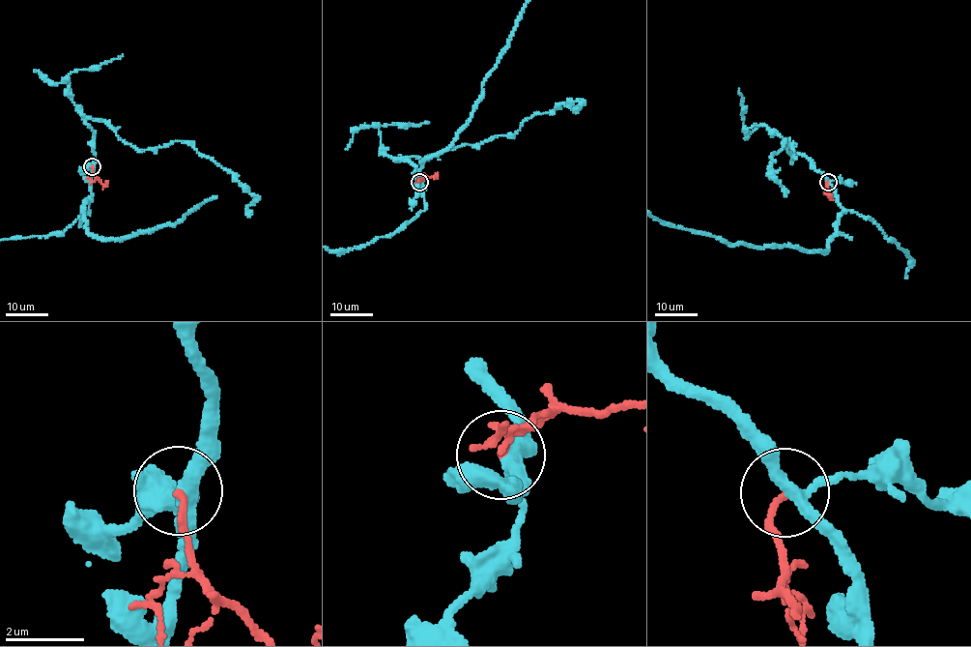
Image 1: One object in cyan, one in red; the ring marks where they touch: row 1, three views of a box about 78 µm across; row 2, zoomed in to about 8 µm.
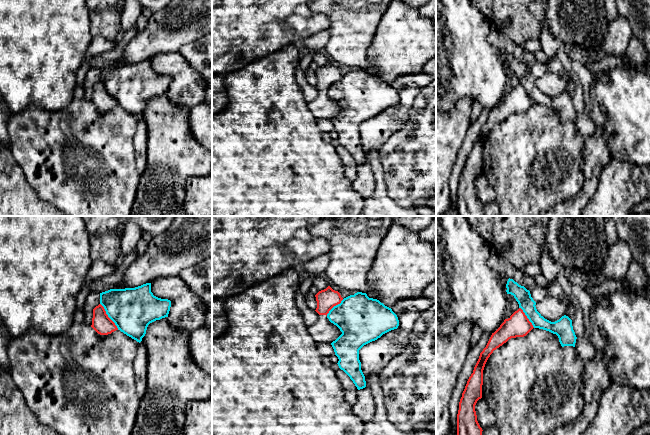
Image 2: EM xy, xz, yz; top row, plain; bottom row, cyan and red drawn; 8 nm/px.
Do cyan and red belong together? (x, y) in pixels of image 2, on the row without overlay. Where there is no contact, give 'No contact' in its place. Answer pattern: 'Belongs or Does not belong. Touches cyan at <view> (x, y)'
Does not belong. Touches cyan at xy (108, 92)

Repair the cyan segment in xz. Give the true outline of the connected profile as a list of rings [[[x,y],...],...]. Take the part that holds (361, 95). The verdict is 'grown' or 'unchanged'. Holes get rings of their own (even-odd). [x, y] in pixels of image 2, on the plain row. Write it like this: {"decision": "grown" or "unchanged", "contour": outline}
{"decision": "unchanged", "contour": [[[357,68],[334,82],[327,94],[342,108],[331,119],[339,135],[339,144],[350,153],[358,166],[365,164],[359,126],[383,110],[397,105],[397,91],[379,76],[369,74],[366,69]]]}

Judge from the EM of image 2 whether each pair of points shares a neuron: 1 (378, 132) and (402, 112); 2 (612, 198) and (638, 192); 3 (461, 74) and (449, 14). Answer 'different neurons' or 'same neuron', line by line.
1: same neuron
2: same neuron
3: same neuron

